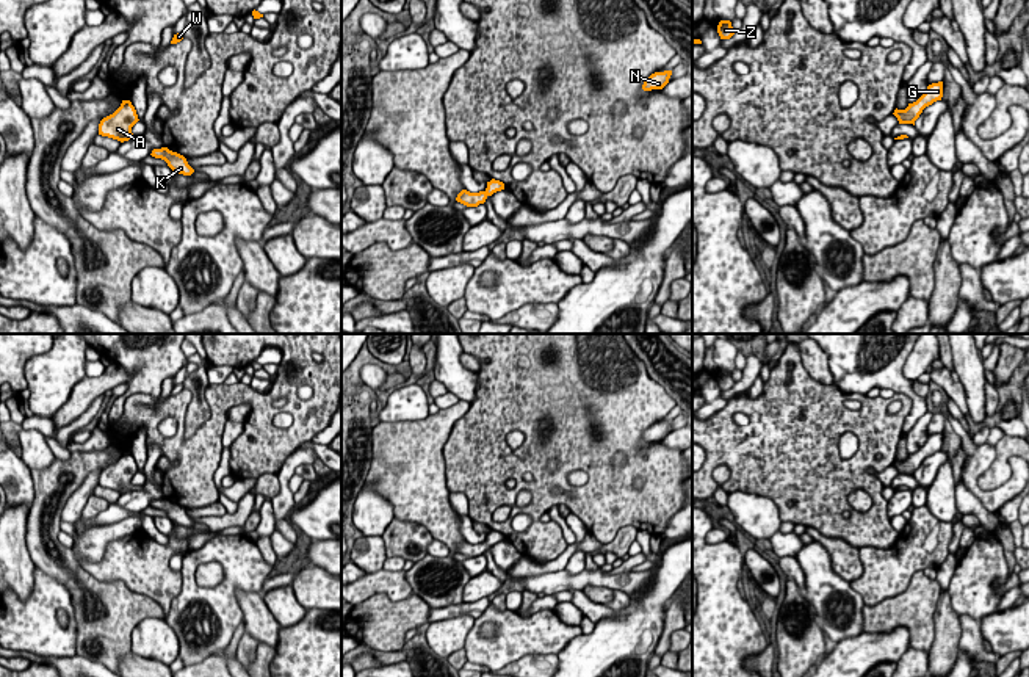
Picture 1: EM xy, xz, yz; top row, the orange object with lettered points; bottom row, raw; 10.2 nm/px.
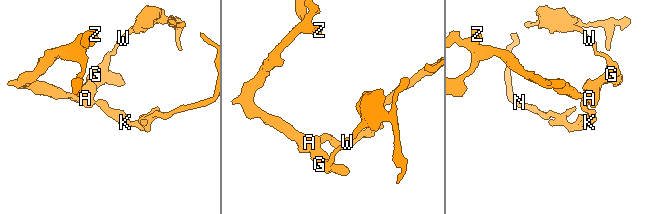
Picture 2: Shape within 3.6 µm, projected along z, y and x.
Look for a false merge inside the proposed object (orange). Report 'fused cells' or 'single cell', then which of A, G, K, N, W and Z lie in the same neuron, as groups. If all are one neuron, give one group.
single cell; A G K N W Z

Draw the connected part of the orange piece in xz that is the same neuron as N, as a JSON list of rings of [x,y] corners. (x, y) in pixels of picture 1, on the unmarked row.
[[[672,422],[655,423],[642,436],[644,442],[663,440],[672,426]]]

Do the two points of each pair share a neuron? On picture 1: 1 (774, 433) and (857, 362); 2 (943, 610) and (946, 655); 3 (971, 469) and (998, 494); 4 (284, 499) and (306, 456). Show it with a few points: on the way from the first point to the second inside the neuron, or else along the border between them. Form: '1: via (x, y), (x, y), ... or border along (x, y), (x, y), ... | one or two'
1: border along (832, 383), (843, 392), (866, 395) | two
2: via (946, 621), (946, 644) | one
3: via (971, 478), (971, 483), (982, 494), (989, 494) | one
4: via (284, 488), (284, 475), (295, 463) | one

